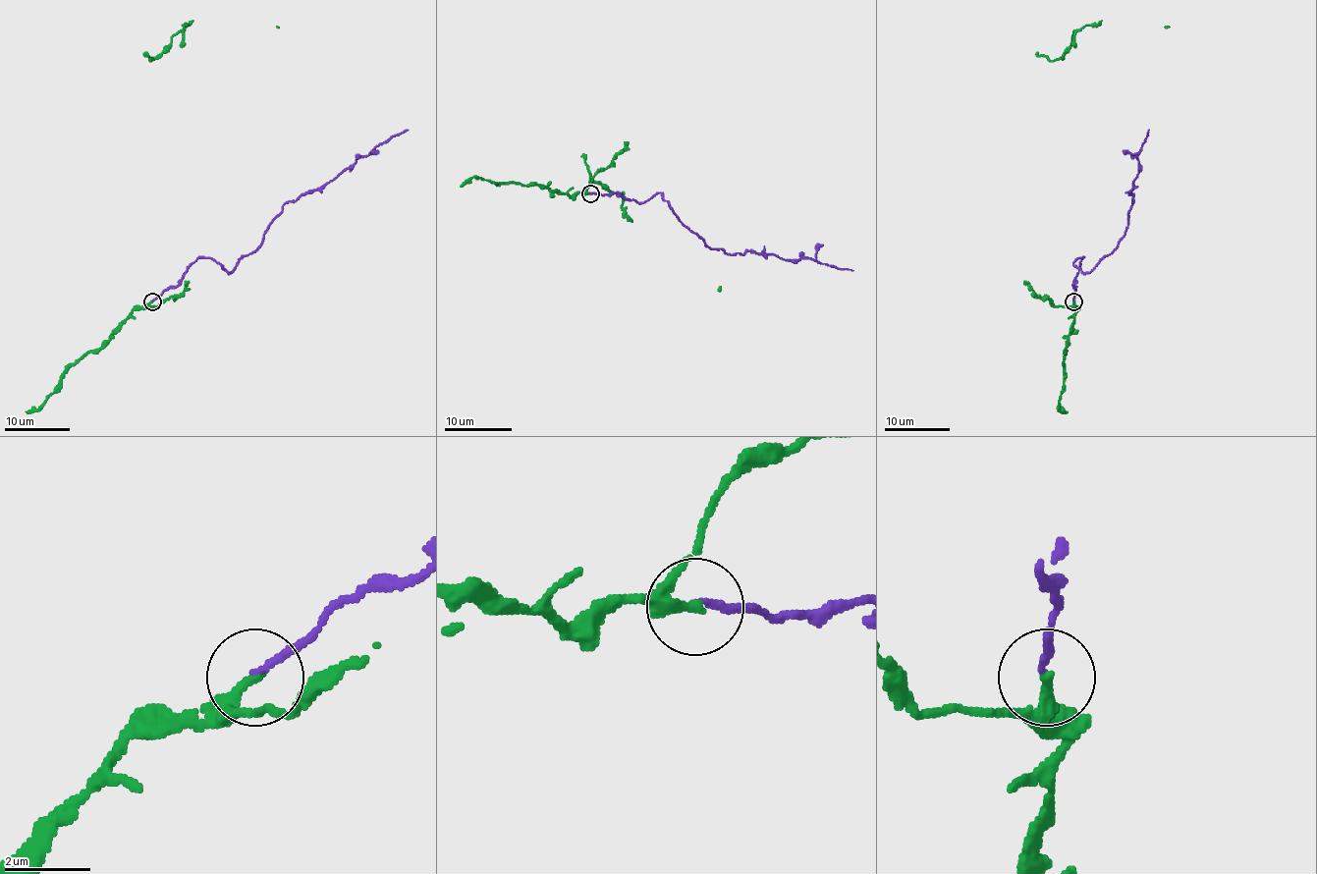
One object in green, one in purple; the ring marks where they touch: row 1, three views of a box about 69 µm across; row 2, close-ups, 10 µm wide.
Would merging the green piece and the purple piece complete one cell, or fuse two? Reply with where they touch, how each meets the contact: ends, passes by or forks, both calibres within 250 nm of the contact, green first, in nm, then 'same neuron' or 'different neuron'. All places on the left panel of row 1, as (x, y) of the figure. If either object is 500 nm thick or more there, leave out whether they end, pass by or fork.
at (152, 301); green ends there; purple ends there; 260 nm thick on the green side, 150 nm on the other; different neuron

